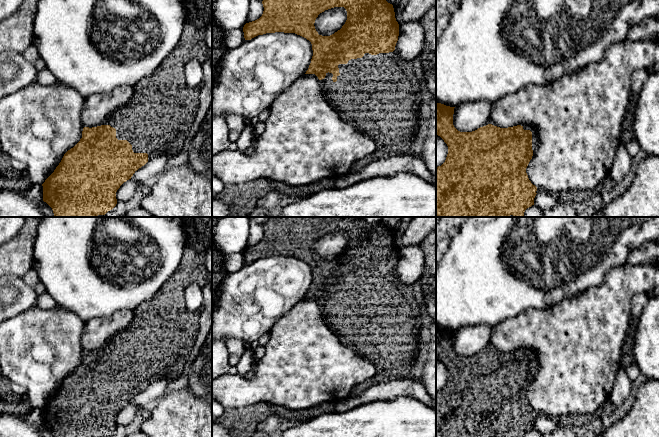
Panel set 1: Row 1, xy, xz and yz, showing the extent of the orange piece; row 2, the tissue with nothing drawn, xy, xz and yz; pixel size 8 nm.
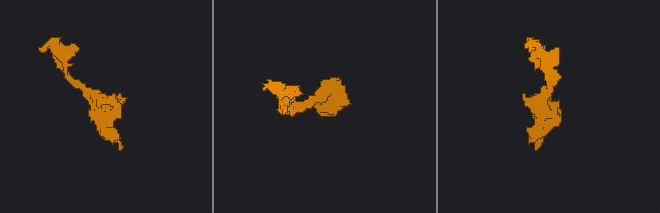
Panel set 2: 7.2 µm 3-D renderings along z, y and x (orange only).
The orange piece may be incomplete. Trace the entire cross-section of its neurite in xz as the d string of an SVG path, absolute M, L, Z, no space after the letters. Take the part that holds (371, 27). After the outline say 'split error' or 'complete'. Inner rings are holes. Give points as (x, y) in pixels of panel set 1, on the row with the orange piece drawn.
M263 0L262 16L243 27L245 40L266 33L284 32L300 35L312 44L313 56L305 74L315 74L322 88L347 77L363 73L364 84L380 84L388 76L388 53L395 50L399 24L393 5L386 0ZM334 7L344 7L347 20L340 30L330 36L319 35L314 23L318 15Z; split error

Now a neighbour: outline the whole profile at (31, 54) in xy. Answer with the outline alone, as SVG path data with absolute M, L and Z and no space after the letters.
M31 44L28 48L26 48L21 55L32 65L35 65L37 60L40 58L38 49L34 44Z

